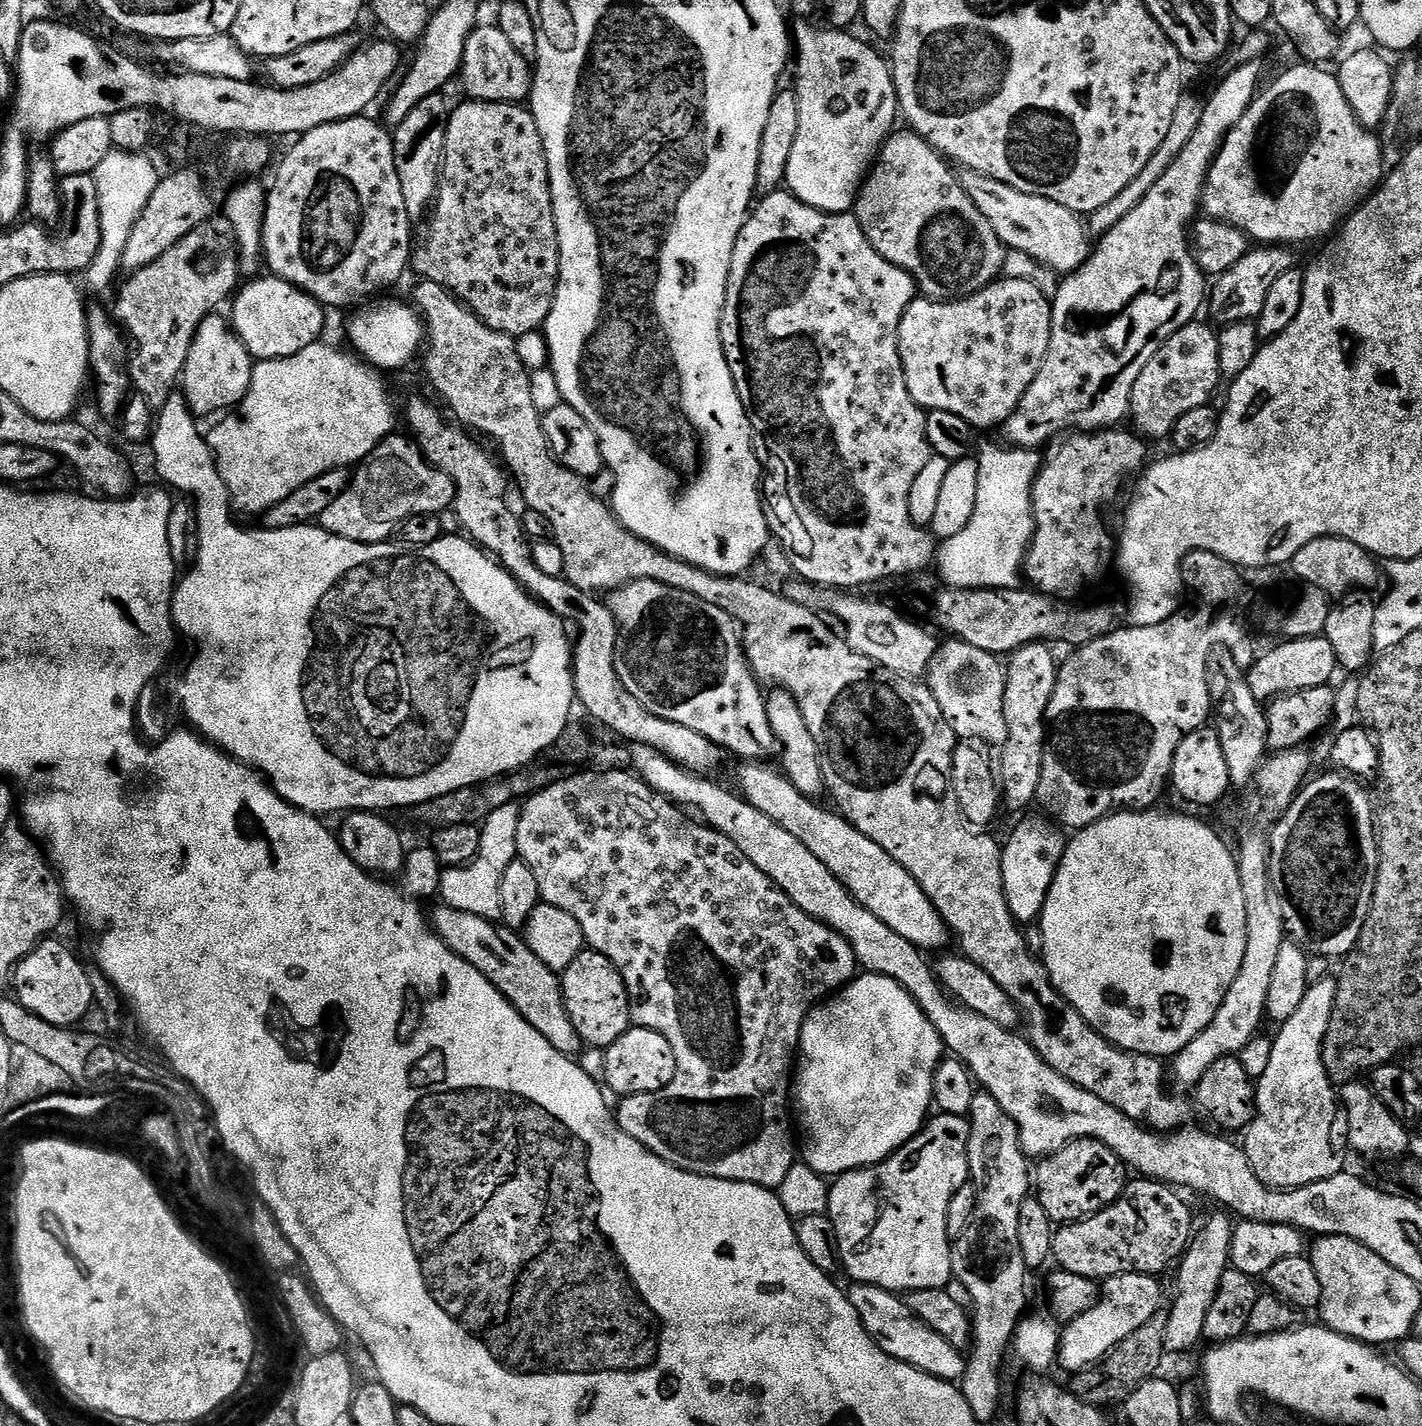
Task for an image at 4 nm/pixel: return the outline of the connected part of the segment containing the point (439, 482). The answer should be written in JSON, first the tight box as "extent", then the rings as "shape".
{"extent":[318,435,456,544],"shape":[[[407,435],[385,438],[352,473],[350,486],[334,503],[322,510],[318,521],[331,536],[359,544],[382,544],[392,531],[399,529],[412,516],[444,514],[456,503],[456,484],[428,459],[416,441]]]}

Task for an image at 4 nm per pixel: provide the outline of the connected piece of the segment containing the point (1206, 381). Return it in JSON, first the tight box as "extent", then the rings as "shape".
{"extent":[1130,323,1222,441],"shape":[[[1200,323],[1187,324],[1174,333],[1156,351],[1154,358],[1146,362],[1146,370],[1142,370],[1138,382],[1134,382],[1130,420],[1136,423],[1135,431],[1149,441],[1171,437],[1174,422],[1178,422],[1187,411],[1208,404],[1216,387],[1222,383],[1218,366],[1218,335]]]}

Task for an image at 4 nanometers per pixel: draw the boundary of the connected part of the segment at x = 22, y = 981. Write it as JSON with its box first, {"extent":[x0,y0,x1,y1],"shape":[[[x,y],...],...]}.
{"extent":[14,938,96,1028],"shape":[[[56,938],[45,940],[16,967],[14,995],[26,1010],[38,1014],[38,1018],[46,1018],[50,1026],[63,1028],[83,1025],[80,1023],[87,1018],[88,1011],[93,1011],[96,1003],[89,969],[84,969],[79,958]]]}

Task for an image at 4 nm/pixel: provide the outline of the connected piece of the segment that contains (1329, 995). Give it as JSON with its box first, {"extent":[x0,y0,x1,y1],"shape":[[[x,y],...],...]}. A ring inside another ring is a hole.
{"extent":[1242,979,1350,1188],"shape":[[[1335,979],[1309,983],[1306,998],[1302,998],[1298,1010],[1294,1010],[1294,1014],[1290,1014],[1290,1018],[1279,1025],[1280,1033],[1272,1040],[1266,1074],[1255,1081],[1256,1116],[1243,1133],[1242,1147],[1254,1174],[1267,1188],[1301,1188],[1345,1171],[1344,1159],[1350,1156],[1348,1122],[1337,1085],[1328,1077],[1322,1058],[1322,1046],[1335,1001]]]}

